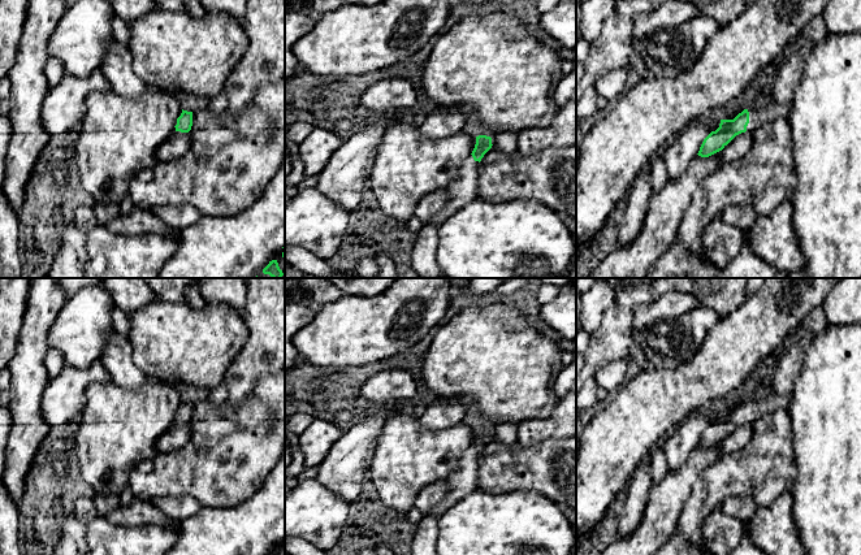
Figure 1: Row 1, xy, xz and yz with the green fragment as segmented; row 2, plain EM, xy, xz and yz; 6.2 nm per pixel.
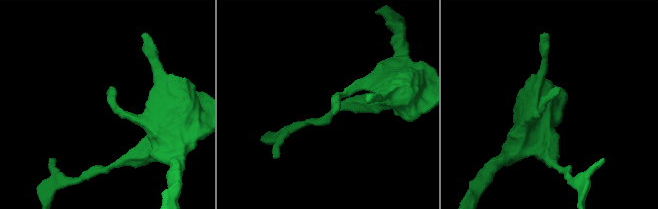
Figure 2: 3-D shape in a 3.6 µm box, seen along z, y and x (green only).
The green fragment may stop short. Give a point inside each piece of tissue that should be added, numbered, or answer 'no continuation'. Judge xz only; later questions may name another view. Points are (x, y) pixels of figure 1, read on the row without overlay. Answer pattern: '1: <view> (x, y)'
1: xz (463, 481)

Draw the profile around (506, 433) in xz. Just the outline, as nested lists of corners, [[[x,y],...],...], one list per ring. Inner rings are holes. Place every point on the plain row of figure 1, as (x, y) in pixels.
[[[499,422],[492,429],[492,435],[505,443],[505,445],[515,445],[518,434],[518,425],[512,422]]]

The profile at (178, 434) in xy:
[[[173,422],[172,426],[160,437],[156,446],[160,452],[177,451],[189,443],[191,428],[189,424]]]

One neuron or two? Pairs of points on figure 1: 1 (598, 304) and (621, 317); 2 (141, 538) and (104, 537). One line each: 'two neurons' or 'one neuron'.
1: two neurons
2: one neuron

